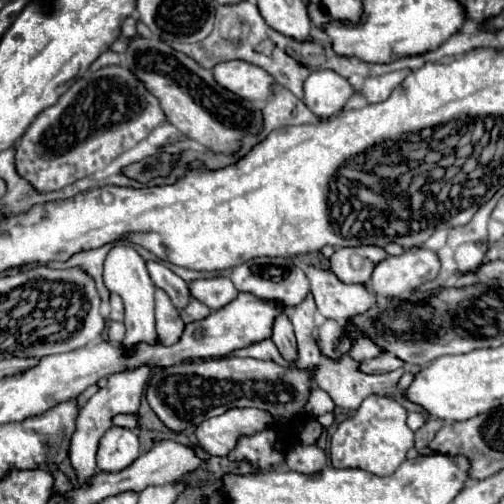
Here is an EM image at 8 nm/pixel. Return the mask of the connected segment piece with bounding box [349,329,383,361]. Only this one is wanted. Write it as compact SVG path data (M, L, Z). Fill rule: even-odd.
M349 329L349 335L351 339L355 339L355 347L349 351L349 357L353 357L355 361L365 361L383 353L379 351L379 347L375 347L375 343L371 343L371 339L363 339L363 335L359 335L357 331Z

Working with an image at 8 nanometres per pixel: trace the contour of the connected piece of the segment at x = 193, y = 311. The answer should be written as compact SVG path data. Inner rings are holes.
M191 299L191 303L181 311L181 319L185 323L193 323L193 321L201 321L211 313L211 309L203 303L199 303L197 299Z

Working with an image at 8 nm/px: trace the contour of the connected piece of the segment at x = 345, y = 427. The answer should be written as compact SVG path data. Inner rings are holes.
M371 395L363 401L357 413L345 419L331 437L331 461L333 467L357 467L373 475L387 477L403 461L407 451L413 447L413 431L405 423L407 411L393 399Z

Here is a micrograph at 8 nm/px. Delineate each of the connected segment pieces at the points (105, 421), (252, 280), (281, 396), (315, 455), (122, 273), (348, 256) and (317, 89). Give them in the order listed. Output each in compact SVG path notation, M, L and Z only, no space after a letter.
M141 365L137 369L127 369L127 371L121 371L121 373L111 375L107 387L99 389L87 401L87 405L79 411L77 429L75 429L73 437L71 437L71 451L69 451L71 463L73 463L75 471L77 471L77 481L83 483L83 479L87 479L87 475L95 475L95 467L97 467L95 465L97 445L99 445L99 439L103 437L103 433L111 427L111 415L127 413L127 411L137 411L139 409L139 401L143 397L143 387L145 387L145 381L147 381L149 371L151 371L149 365Z
M257 257L249 263L243 263L231 271L231 281L239 291L247 291L257 295L259 299L273 301L283 309L297 307L309 293L309 279L303 273L303 269L293 265L291 259L279 259L279 257Z
M223 357L155 367L147 383L145 397L151 409L169 429L183 431L197 427L203 419L221 415L231 407L257 407L271 411L275 419L295 419L303 415L307 391L311 391L311 373L305 369L281 367L273 361Z
M293 445L287 451L285 463L291 471L311 475L311 473L321 471L325 467L325 461L327 461L327 455L317 445Z
M117 245L109 251L105 259L105 273L103 273L105 285L111 293L117 293L123 303L125 303L125 339L121 341L121 347L131 353L139 343L155 345L157 343L157 333L155 333L155 313L153 313L153 293L155 285L147 273L145 261L139 257L139 253L133 247L127 245Z
M343 247L331 257L331 271L343 283L365 283L369 281L377 263L387 257L381 247Z
M315 71L305 81L305 105L317 117L331 117L339 113L355 89L345 77L335 71Z

